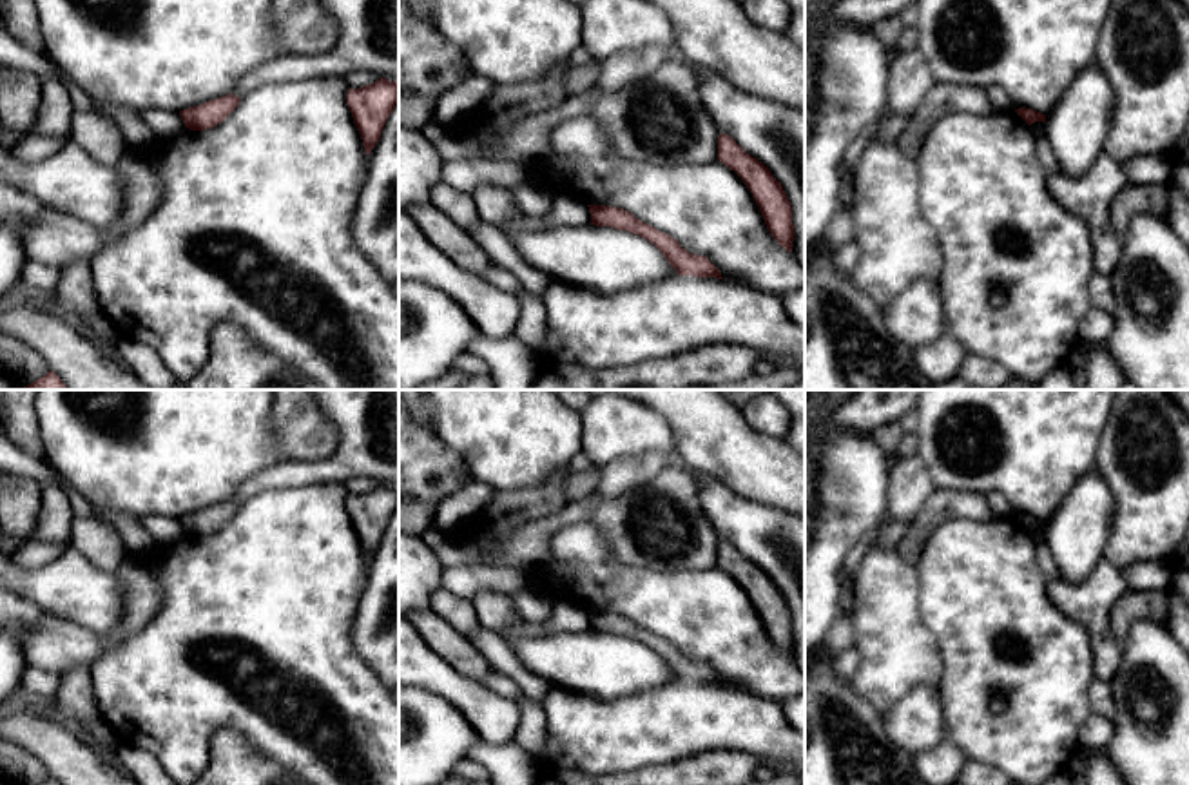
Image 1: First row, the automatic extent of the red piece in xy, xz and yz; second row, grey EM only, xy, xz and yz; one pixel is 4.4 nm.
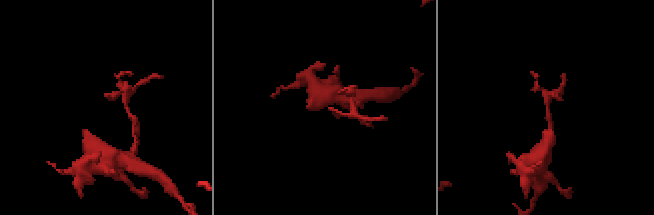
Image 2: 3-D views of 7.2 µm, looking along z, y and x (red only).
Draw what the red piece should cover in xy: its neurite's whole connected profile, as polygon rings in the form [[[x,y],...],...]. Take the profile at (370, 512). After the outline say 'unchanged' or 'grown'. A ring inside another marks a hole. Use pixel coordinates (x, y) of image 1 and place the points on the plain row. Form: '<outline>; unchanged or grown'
[[[379,484],[377,488],[348,495],[346,511],[361,540],[364,558],[370,560],[381,544],[382,533],[399,508],[399,488]]]; unchanged

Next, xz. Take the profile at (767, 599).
[[[729,540],[718,542],[718,567],[734,577],[750,596],[770,642],[787,658],[792,658],[792,613],[781,589],[770,577],[747,560]]]; unchanged

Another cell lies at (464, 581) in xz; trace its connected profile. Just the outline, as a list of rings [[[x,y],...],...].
[[[538,562],[522,564],[517,567],[497,567],[484,564],[444,567],[442,587],[469,602],[482,591],[509,596],[511,593],[527,587],[536,571]]]

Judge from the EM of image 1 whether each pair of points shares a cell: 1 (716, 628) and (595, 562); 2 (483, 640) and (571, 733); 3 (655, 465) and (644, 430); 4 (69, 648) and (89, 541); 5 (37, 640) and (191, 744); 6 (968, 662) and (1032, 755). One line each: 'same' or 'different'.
1: same
2: different
3: different
4: different
5: different
6: same

